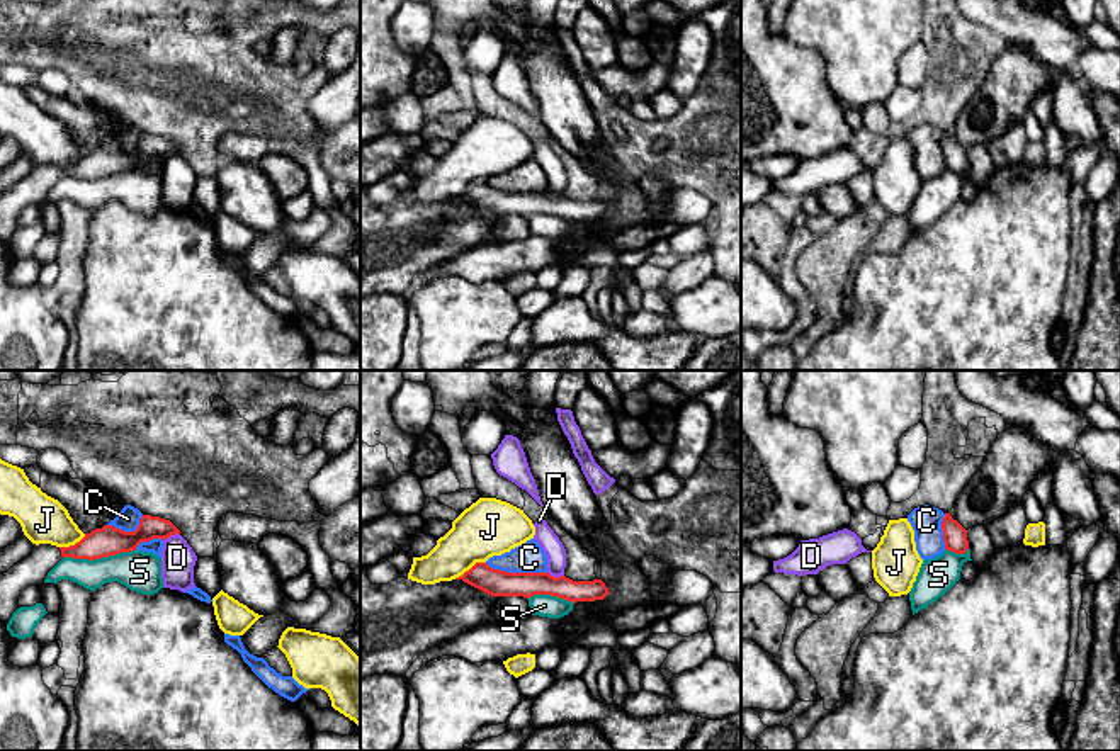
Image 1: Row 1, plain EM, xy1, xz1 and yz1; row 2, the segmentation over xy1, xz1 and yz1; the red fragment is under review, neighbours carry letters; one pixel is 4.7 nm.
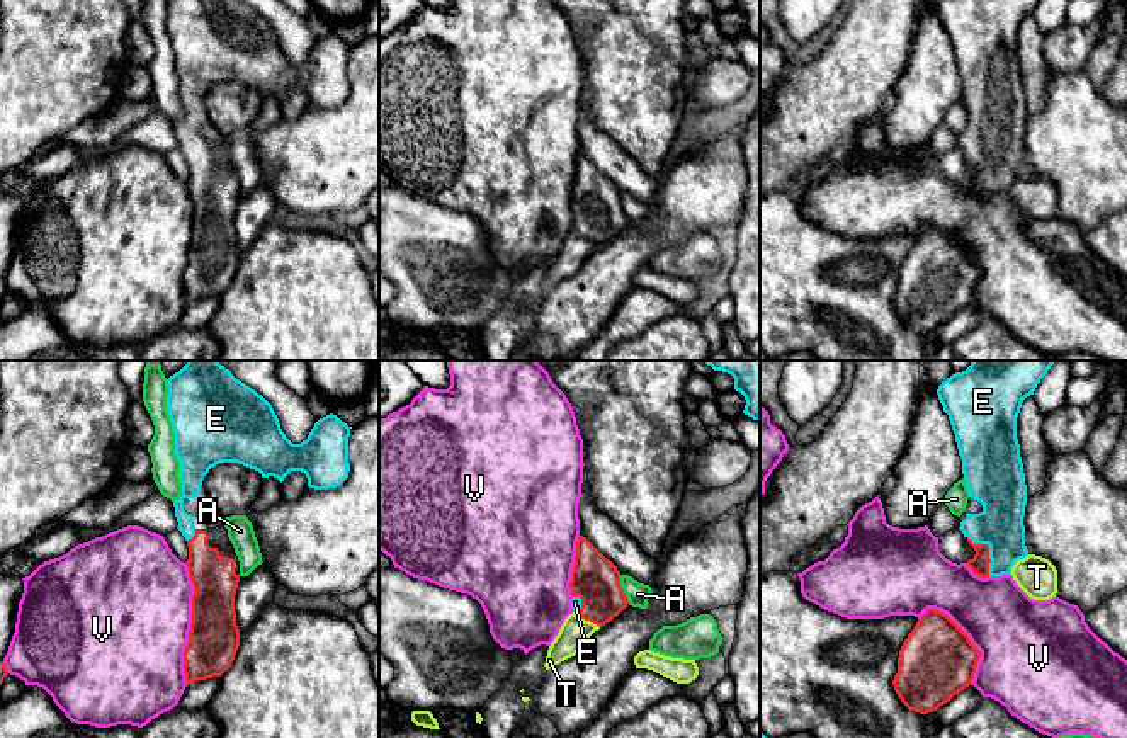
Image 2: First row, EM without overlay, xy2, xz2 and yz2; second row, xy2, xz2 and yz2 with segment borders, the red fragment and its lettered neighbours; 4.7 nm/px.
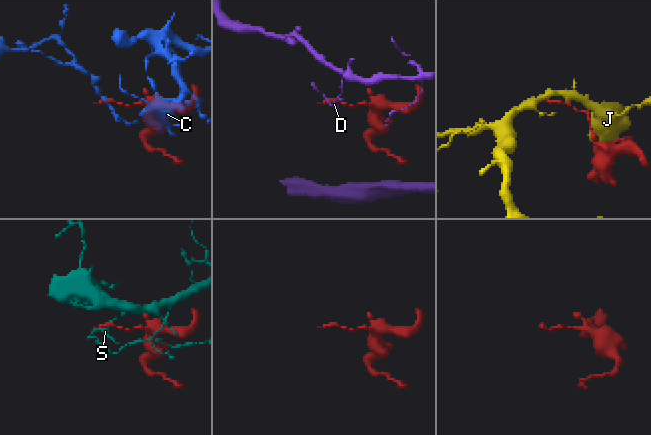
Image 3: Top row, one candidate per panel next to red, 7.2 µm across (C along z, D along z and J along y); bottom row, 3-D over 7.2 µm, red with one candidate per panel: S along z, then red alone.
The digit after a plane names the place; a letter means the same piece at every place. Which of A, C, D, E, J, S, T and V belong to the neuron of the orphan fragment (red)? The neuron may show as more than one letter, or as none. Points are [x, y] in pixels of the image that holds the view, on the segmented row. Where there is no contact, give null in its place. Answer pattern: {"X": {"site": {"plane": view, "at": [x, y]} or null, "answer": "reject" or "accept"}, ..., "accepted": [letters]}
{"A": {"site": {"plane": "xz2", "at": [621, 589]}, "answer": "reject"}, "C": {"site": {"plane": "xz1", "at": [515, 573]}, "answer": "reject"}, "D": {"site": {"plane": "xy1", "at": [170, 534]}, "answer": "reject"}, "E": {"site": {"plane": "yz2", "at": [988, 551]}, "answer": "accept"}, "J": {"site": {"plane": "xz1", "at": [471, 568]}, "answer": "reject"}, "S": {"site": {"plane": "xy1", "at": [99, 558]}, "answer": "reject"}, "T": {"site": {"plane": "xz2", "at": [587, 619]}, "answer": "reject"}, "V": {"site": {"plane": "xy2", "at": [191, 624]}, "answer": "reject"}, "accepted": ["E"]}

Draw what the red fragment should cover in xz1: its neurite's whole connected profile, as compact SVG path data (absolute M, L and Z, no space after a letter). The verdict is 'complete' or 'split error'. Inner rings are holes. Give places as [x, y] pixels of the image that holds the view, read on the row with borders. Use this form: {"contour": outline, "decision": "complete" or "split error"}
{"contour": "M476 562L455 579L491 596L551 595L576 603L603 600L610 593L602 579L573 581L566 576L554 578L549 573L506 573L493 569L486 562Z", "decision": "complete"}

